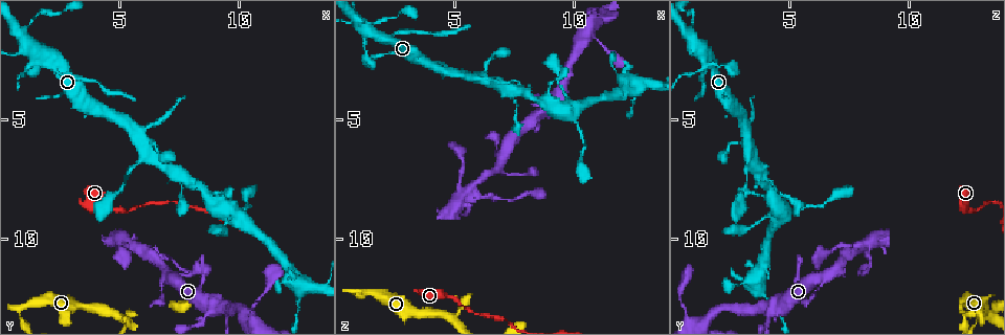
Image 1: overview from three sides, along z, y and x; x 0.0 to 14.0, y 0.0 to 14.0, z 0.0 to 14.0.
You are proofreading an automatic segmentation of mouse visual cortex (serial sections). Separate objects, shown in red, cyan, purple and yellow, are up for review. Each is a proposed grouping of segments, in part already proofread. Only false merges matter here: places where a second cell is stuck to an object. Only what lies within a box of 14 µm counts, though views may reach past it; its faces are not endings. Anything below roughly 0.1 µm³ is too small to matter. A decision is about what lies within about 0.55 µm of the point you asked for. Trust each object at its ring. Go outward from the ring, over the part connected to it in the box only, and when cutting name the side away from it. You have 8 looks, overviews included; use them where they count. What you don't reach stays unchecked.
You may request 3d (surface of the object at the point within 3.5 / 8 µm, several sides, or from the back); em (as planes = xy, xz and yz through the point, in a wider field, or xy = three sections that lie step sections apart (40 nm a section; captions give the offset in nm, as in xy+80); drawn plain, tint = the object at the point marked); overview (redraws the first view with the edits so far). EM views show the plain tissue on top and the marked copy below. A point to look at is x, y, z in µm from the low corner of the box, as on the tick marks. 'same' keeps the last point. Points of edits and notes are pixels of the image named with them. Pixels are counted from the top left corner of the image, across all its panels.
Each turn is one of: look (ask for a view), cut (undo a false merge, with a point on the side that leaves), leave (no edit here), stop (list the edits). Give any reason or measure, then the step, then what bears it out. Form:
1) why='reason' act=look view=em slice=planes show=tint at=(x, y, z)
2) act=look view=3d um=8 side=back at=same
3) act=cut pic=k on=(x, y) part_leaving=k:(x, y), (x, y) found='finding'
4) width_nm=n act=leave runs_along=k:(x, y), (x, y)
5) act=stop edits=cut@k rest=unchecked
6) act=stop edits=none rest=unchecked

why='four arms meet' act=look view=3d um=3.5 at=(6.1, 6.1, 3.2)

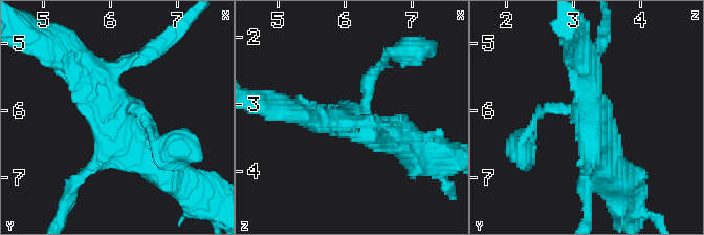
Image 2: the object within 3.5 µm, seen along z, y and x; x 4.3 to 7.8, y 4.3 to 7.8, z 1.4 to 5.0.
arms=4 arm_widths_nm=150,250,400,500 act=look view=em slice=xy step=2 show=tint at=(6.20, 6.10, 3.30)

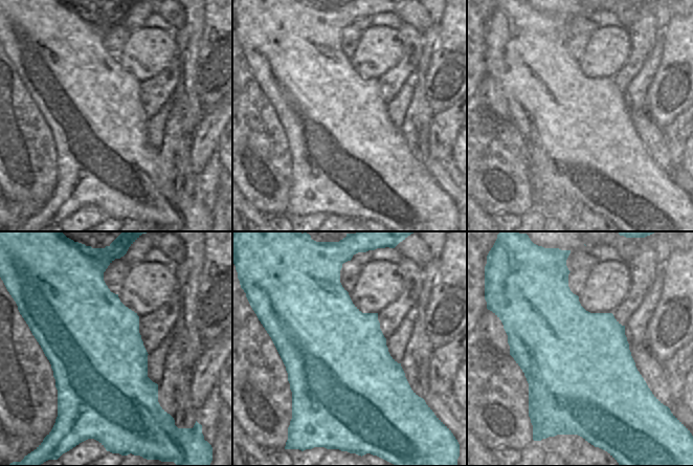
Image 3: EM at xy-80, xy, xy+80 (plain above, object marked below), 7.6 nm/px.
act=look view=em slice=xy step=3 show=tint at=same

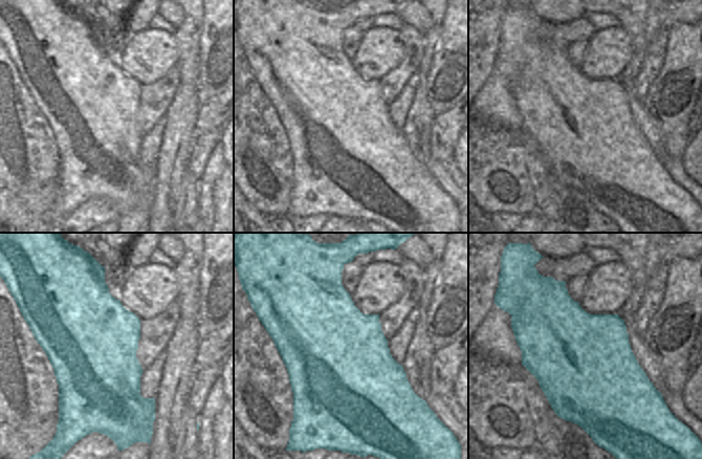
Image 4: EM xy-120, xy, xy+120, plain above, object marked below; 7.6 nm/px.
act=leave found='continuous, no second cell'

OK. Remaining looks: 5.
act=look view=3d um=3.5 side=back at=(10.0, 8.9, 5.0)

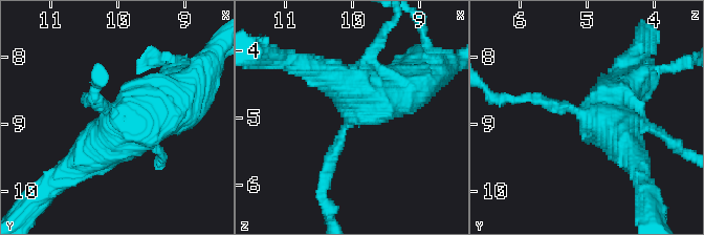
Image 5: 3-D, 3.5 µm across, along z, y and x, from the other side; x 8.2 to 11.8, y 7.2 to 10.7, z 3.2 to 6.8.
why='now the EM' act=look view=em slice=xy step=3 show=tint at=(10.05, 8.85, 5.00)

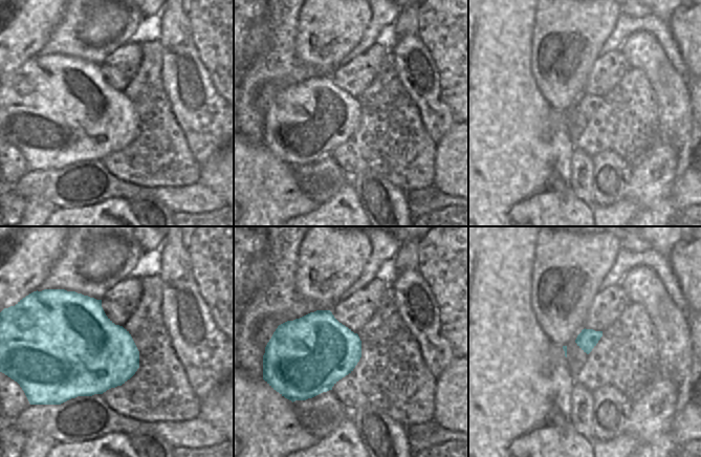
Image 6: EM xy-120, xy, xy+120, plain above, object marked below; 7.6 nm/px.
act=leave runs_along=5:(188, 88), (78, 163) found='all the same cell'

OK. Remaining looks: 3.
why='four-way junction' act=look view=3d um=3.5 at=(8.8, 13.0, 4.3)

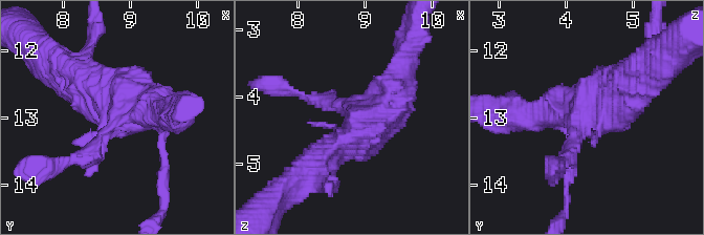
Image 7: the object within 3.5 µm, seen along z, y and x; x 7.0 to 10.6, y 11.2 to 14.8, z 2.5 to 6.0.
act=look view=em slice=planes show=tint at=(8.85, 13.00, 4.20)

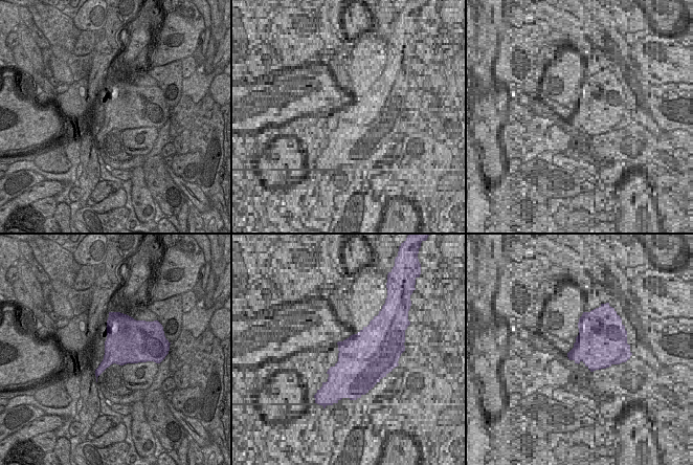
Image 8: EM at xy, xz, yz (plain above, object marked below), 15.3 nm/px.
act=leave runs_along=7:(316, 166), (391, 106), (403, 68) found='one cell here'

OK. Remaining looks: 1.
act=stop edits=none rest=unchecked

